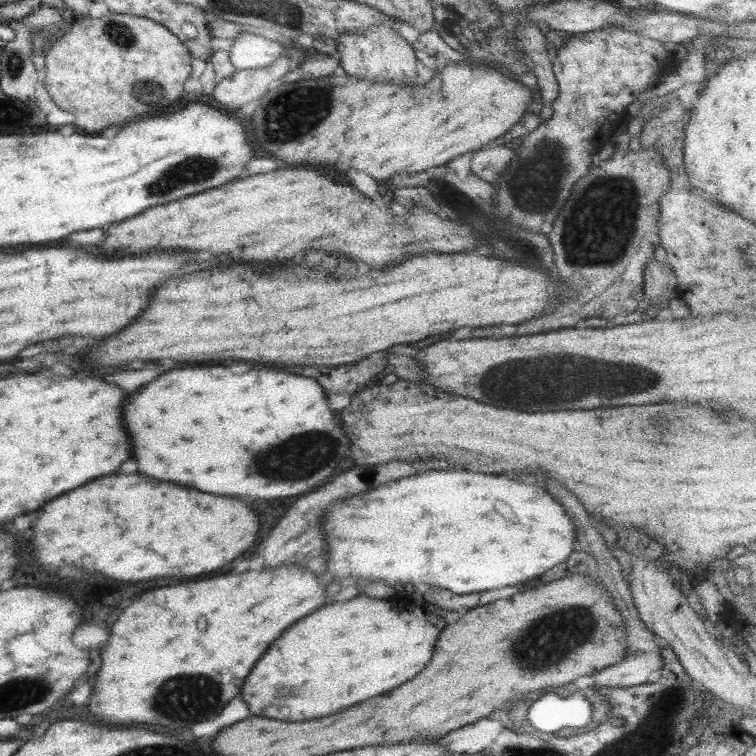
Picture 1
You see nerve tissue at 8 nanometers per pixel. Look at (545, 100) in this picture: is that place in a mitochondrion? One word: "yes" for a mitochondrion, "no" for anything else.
no

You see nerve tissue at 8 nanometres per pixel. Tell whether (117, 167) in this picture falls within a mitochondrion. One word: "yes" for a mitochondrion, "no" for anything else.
no

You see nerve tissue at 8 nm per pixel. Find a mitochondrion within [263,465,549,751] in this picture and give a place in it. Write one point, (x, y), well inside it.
(290, 692)

